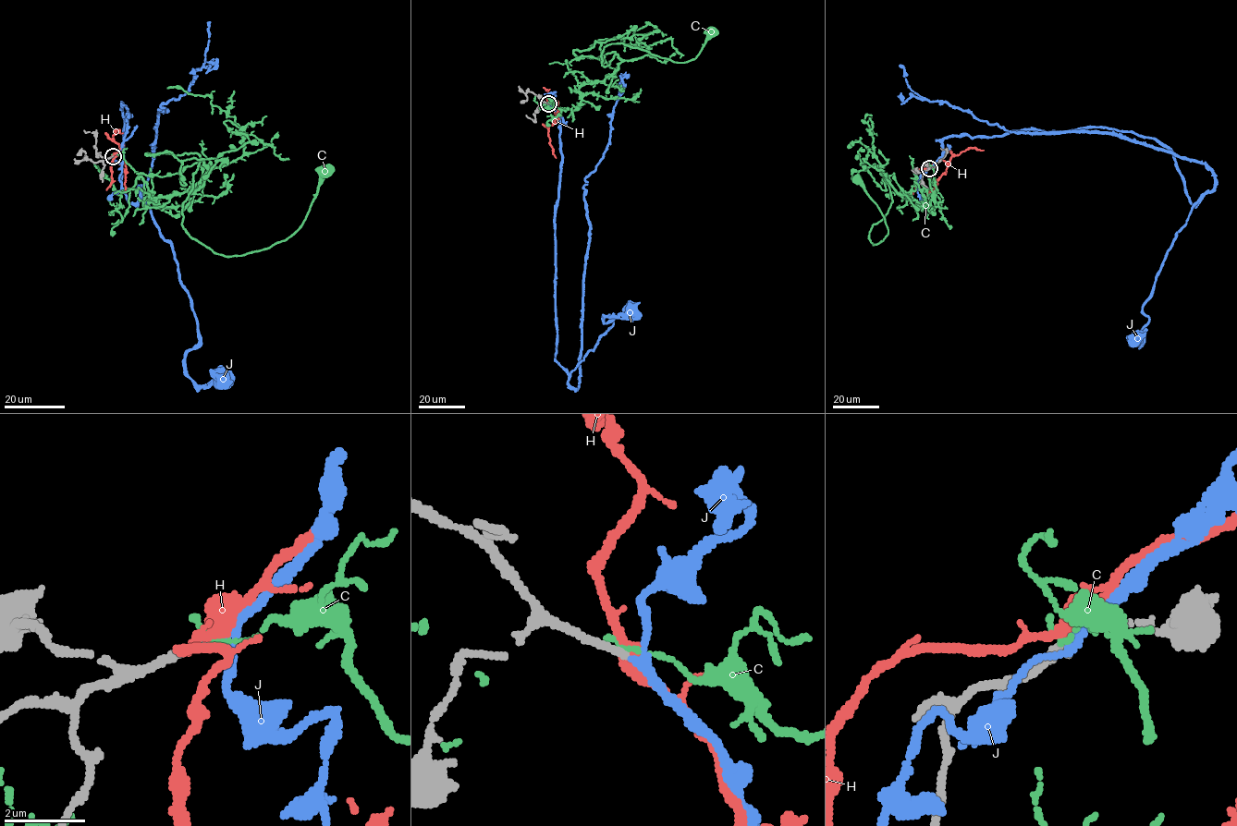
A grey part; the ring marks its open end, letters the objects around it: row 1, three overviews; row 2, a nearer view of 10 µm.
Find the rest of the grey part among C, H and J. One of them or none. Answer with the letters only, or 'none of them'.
J

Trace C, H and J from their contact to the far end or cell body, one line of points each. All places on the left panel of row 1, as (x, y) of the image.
C: (112, 156), (146, 182), (154, 206), (197, 190), (202, 161), (181, 224), (226, 256), (293, 234), (324, 172)
H: (113, 156), (123, 146), (120, 150), (113, 139), (116, 129), (123, 133)
J: (113, 156), (130, 115), (123, 103), (121, 188), (151, 210), (198, 321), (187, 375), (205, 386), (220, 378)

